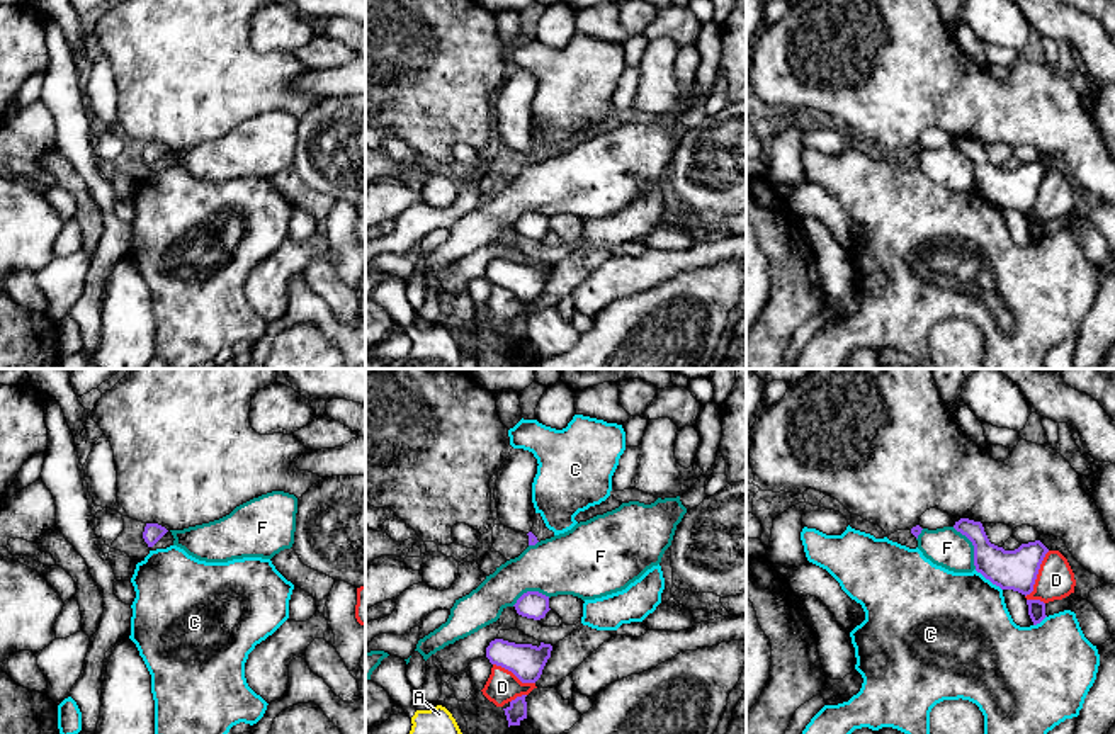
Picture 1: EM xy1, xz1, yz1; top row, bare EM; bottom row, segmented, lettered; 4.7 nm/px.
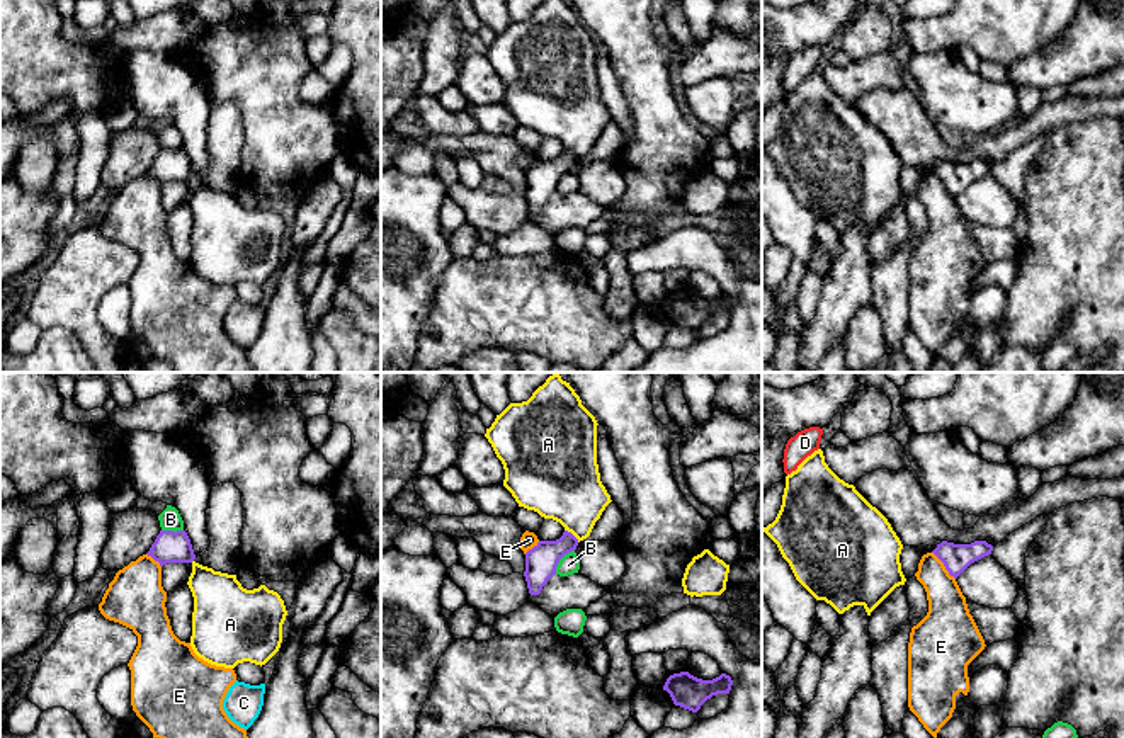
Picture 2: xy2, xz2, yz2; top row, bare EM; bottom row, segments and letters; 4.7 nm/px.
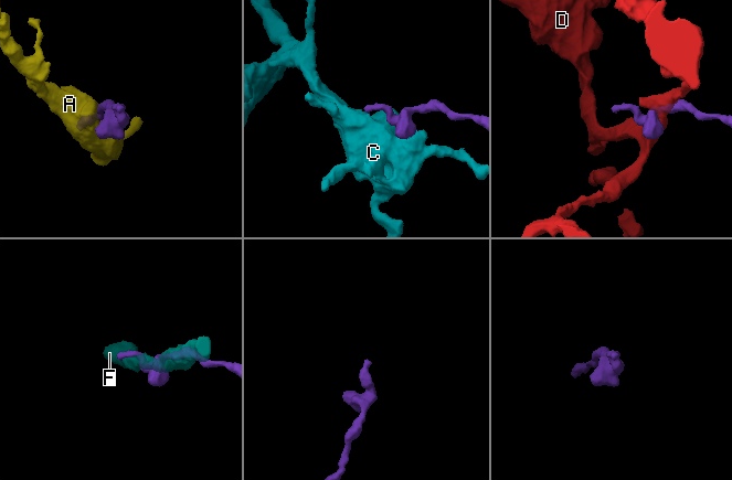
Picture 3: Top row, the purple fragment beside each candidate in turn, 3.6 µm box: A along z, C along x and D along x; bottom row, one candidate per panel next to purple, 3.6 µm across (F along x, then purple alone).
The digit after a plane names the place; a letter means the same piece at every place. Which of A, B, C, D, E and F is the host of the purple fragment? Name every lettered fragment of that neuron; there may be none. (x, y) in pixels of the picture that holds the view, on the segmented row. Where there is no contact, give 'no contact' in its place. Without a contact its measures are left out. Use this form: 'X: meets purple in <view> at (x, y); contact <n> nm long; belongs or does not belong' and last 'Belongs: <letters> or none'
A: meets purple in xz2 at (572, 534); contact 90 nm long; does not belong
B: meets purple in xz2 at (560, 558); contact 150 nm long; does not belong
C: meets purple in yz1 at (988, 578); contact 170 nm long; does not belong
D: meets purple in yz1 at (1035, 576); contact 260 nm long; does not belong
E: meets purple in yz2 at (944, 565); contact 170 nm long; does not belong
F: meets purple in yz1 at (973, 544); contact 240 nm long; does not belong
Belongs: none

